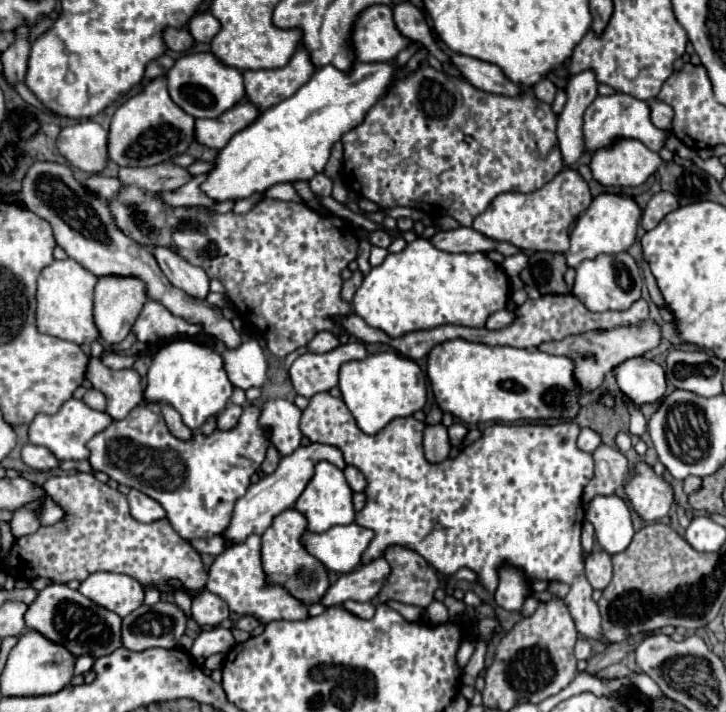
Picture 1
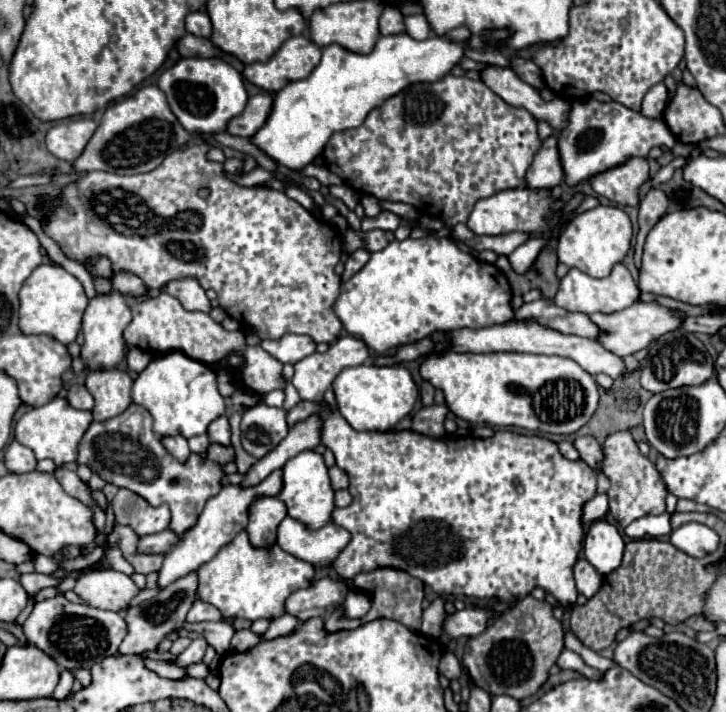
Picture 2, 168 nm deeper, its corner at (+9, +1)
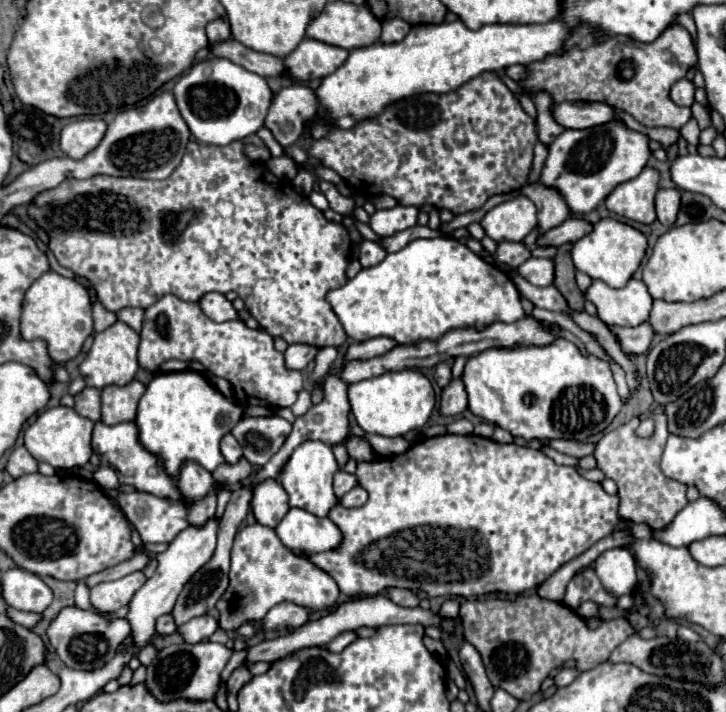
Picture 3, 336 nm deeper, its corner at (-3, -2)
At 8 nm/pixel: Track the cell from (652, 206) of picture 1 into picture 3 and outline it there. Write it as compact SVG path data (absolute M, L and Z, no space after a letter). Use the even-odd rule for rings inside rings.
M658 190L656 194L656 216L664 226L672 226L676 222L676 214L680 208L678 190Z

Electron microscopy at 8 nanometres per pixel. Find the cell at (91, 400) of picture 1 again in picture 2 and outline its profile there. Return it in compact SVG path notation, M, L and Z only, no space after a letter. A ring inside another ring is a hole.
M72 385L68 389L66 399L74 409L92 409L94 407L94 399L92 399L92 395L88 393L88 389L84 385Z

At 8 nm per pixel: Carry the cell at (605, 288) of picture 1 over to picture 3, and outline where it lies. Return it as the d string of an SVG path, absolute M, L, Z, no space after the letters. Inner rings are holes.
M630 278L624 288L610 288L602 280L594 280L586 290L586 300L590 300L602 322L608 326L638 326L648 320L652 308L652 296L642 280Z

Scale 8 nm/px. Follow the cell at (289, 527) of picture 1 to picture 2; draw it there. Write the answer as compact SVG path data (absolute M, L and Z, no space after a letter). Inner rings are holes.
M256 497L248 509L250 543L270 547L276 541L276 527L286 517L284 503L278 497Z

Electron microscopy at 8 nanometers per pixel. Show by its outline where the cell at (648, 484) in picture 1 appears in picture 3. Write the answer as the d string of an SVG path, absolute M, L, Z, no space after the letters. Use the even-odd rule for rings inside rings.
M662 406L654 410L654 422L656 422L656 430L652 438L636 436L634 428L630 426L616 428L612 436L604 436L598 442L594 450L594 458L598 462L598 468L618 484L620 518L634 524L648 524L650 528L664 528L672 520L672 516L680 508L684 508L684 504L688 504L688 500L686 500L686 486L666 478L660 470L660 458L668 436Z

